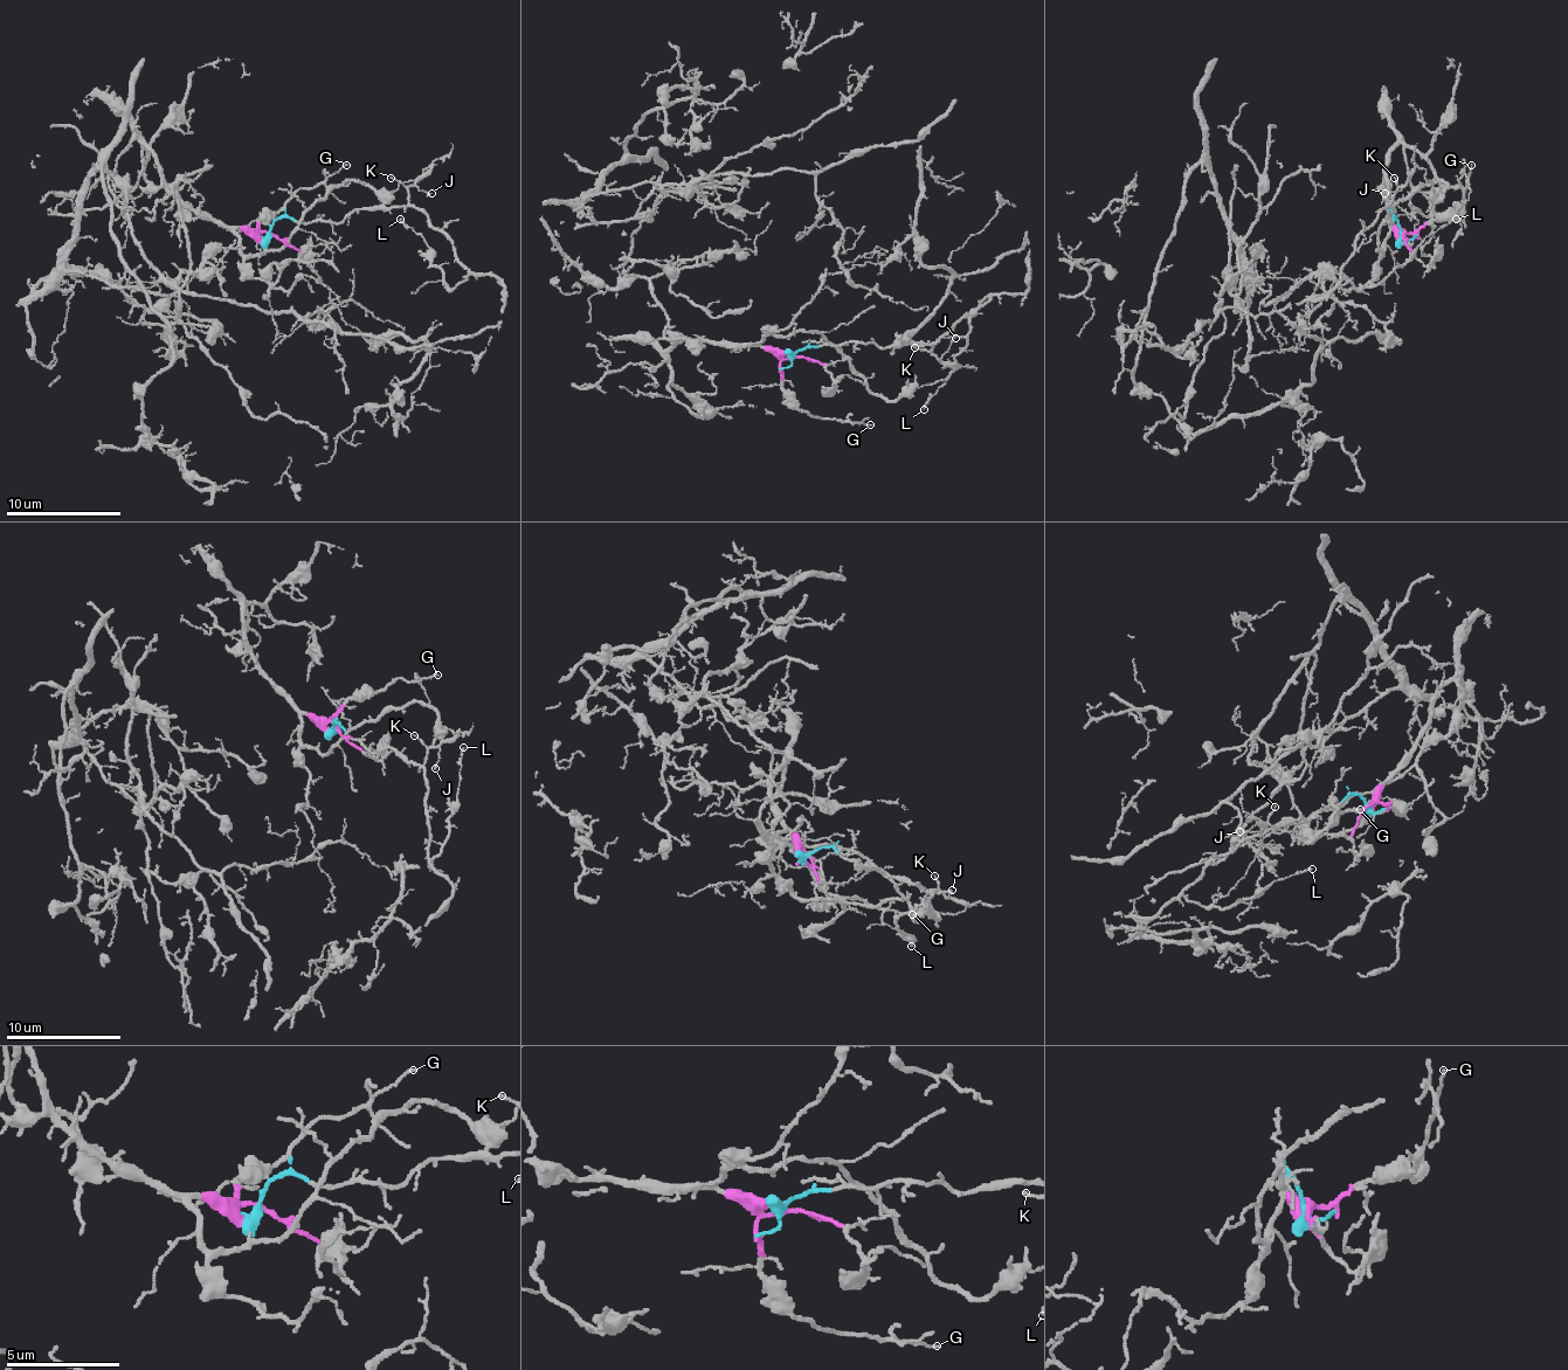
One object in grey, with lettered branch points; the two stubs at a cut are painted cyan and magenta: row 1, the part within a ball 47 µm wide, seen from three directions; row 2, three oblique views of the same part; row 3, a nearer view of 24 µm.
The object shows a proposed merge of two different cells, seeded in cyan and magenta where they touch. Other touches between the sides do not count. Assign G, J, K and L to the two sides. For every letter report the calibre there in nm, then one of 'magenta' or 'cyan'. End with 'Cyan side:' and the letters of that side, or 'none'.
G: 110 nm | magenta
J: 120 nm | cyan
K: 120 nm | cyan
L: 130 nm | cyan
Cyan side: J, K, L

